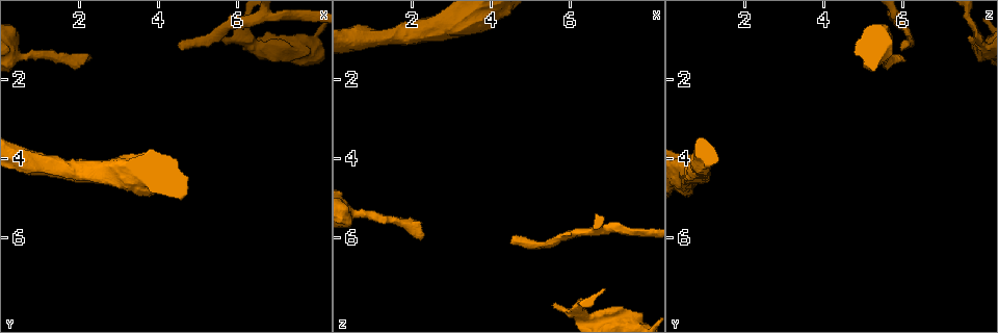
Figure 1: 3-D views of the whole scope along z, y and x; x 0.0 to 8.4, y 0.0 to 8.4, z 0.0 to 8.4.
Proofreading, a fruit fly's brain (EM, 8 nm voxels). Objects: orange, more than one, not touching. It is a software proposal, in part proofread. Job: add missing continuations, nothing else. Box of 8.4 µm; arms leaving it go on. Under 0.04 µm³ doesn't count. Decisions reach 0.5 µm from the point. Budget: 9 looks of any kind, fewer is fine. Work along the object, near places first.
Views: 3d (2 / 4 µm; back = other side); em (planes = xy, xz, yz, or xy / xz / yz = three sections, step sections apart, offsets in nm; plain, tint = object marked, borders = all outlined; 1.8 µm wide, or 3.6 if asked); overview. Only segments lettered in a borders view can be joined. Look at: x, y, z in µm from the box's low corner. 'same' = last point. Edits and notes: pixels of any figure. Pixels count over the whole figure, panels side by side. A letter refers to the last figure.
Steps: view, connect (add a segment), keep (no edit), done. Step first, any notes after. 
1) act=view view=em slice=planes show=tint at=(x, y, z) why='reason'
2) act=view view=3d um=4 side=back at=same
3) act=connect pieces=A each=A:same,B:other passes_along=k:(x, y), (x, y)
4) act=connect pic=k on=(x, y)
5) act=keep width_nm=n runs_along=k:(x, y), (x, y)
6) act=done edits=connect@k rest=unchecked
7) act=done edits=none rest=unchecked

act=view view=em slice=planes show=borders at=(4.55, 1.15, 6.10) why='an open end'

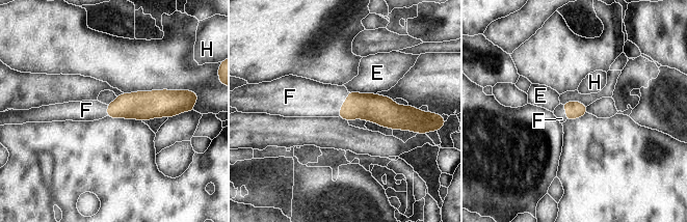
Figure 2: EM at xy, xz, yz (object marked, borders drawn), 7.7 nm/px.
act=connect pieces=F each=E:other,F:same,H:other passes_along=2:(374, 108), (342, 105), (311, 99) found='the cell continues'

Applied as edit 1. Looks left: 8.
act=view view=em slice=xy step=8 show=borders at=(2.25, 1.50, 6.05) why='an open end'

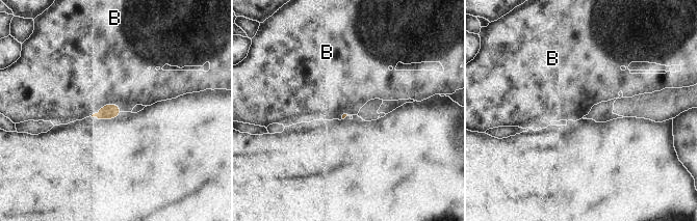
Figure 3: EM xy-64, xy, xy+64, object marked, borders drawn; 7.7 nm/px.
act=view view=em slice=planes show=borders at=same

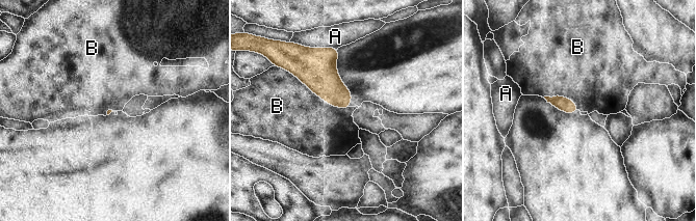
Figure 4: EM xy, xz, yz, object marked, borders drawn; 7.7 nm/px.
act=keep each=A:other,B:other border=4:(286, 70), (330, 105), (349, 107) found='none of them fits'

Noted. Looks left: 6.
act=view view=3d um=4 at=(7.30, 1.10, 7.75) why='thick end'

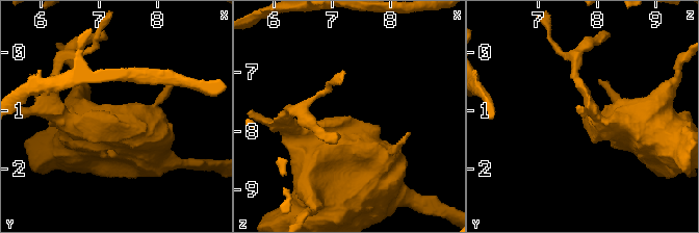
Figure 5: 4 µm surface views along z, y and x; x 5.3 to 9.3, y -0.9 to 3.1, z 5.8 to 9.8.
act=view view=em um=3.6 slice=planes show=borders at=(7.30, 1.15, 7.75)

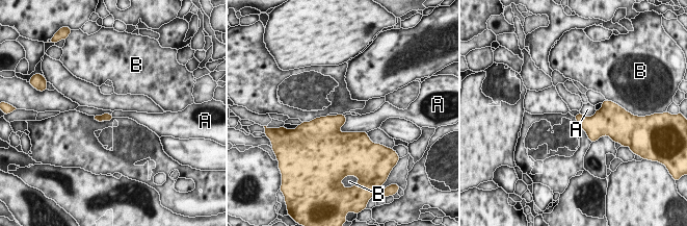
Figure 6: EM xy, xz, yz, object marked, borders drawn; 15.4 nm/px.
act=keep each=A:other,B:other border=6:(344, 116), (341, 131), (366, 132) found='none of them fits'

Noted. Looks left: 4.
act=done edits=connect@2 rest=unchecked

